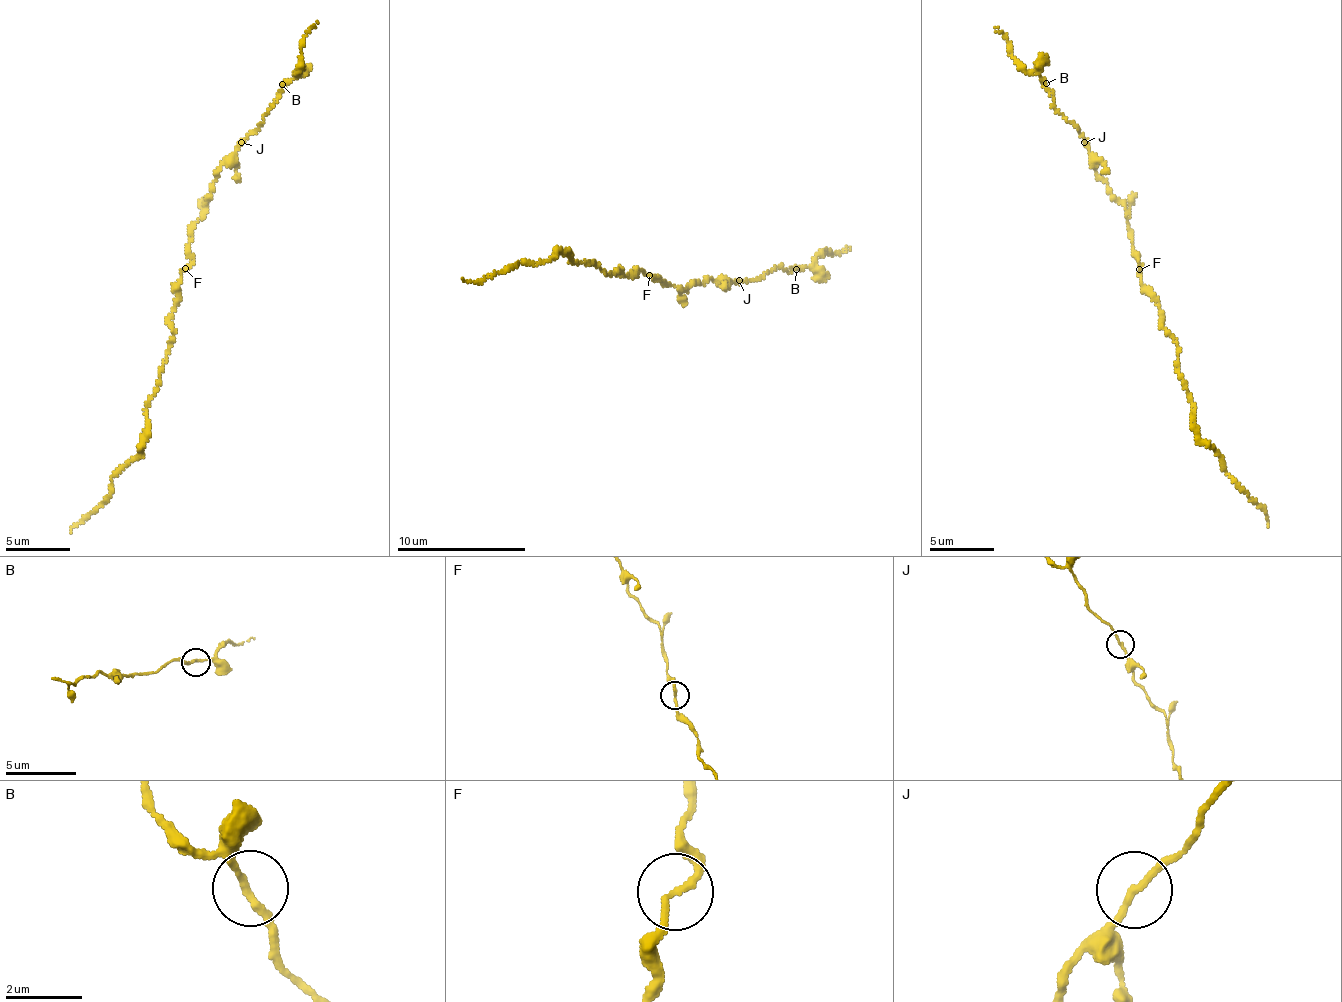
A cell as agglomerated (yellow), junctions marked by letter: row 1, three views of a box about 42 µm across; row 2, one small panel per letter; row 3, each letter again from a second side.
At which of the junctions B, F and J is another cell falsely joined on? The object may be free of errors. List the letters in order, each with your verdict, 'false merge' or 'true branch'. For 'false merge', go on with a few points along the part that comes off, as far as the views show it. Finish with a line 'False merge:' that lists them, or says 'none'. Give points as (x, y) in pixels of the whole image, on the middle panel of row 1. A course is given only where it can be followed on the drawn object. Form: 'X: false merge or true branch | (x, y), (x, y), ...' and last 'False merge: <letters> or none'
B: true branch
F: true branch
J: true branch
False merge: none

